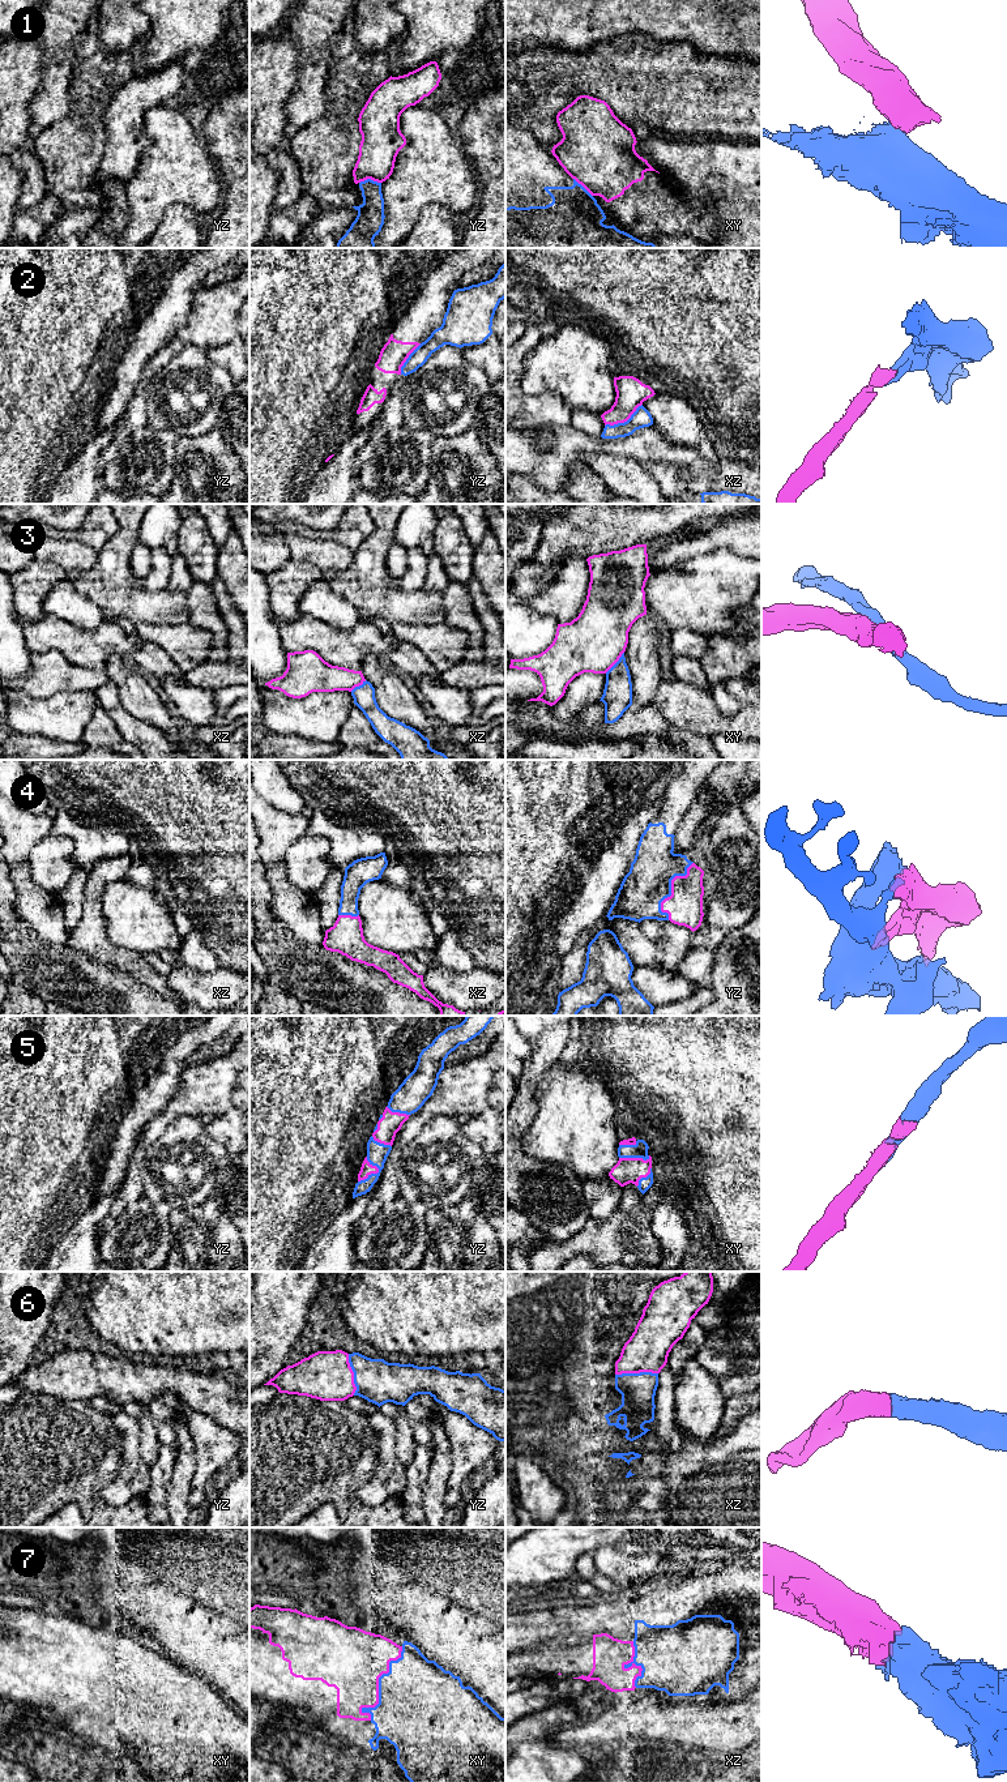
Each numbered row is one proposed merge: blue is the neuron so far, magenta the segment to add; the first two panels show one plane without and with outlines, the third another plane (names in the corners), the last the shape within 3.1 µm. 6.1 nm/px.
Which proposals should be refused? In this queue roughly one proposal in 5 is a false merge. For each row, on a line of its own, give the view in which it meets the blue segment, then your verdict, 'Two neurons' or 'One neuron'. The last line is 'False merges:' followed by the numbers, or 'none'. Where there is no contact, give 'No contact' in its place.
1: Touches blue in yz. Two neurons
2: Touches blue in xz. Two neurons
3: Touches blue in xy. Two neurons
4: Touches blue in yz. One neuron
5: Touches blue in yz. One neuron
6: Touches blue in xz. One neuron
7: Touches blue in xy. One neuron
False merges: 1, 2, 3

